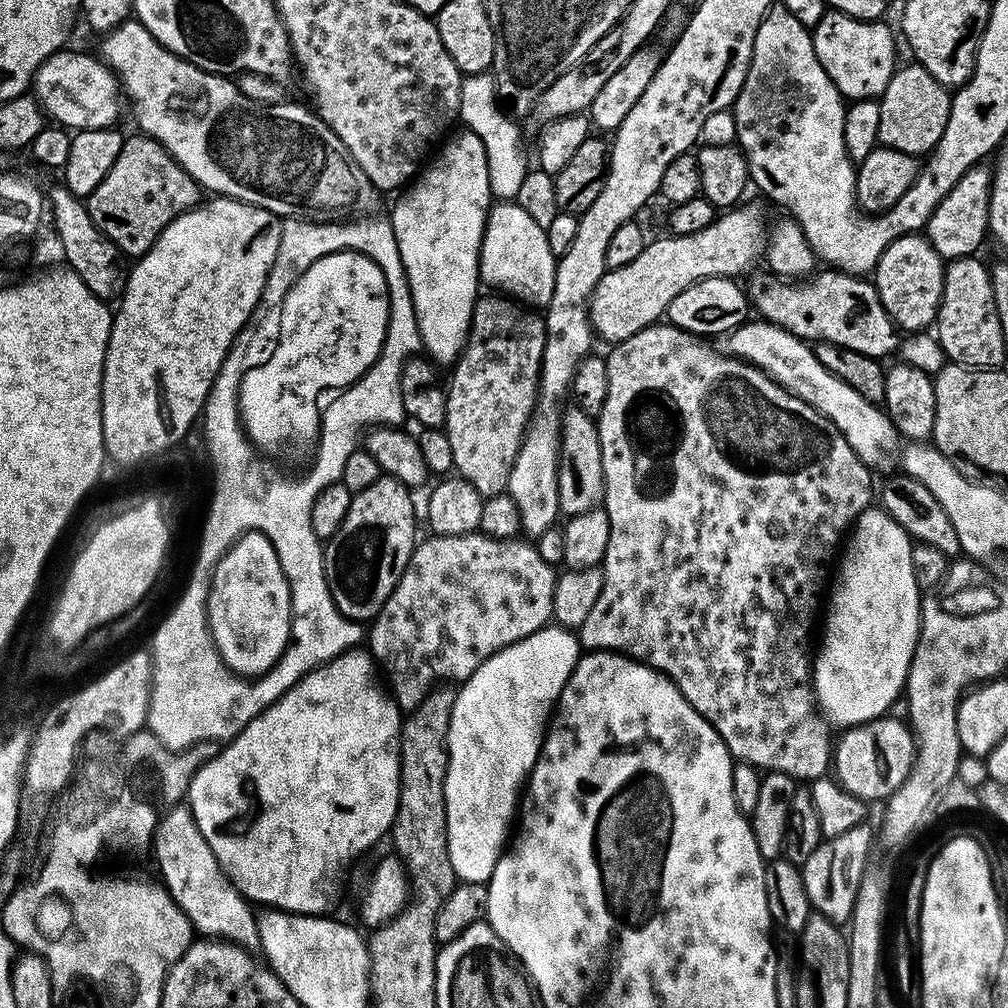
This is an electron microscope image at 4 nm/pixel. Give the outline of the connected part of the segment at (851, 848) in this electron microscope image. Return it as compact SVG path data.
M867 823L854 826L850 830L846 830L846 834L838 834L821 839L818 850L814 850L814 854L810 854L810 858L806 858L806 862L802 866L804 873L804 881L806 882L806 894L812 903L813 913L822 915L827 920L832 921L837 926L844 926L849 923L854 910L855 898L858 895L859 883L862 881L863 870L872 852L872 836L874 840L874 832L868 829Z

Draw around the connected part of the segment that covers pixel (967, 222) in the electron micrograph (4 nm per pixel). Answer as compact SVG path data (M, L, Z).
M981 162L968 171L930 214L926 238L946 262L961 260L964 256L976 256L984 236L986 240L989 235L988 203L992 189L992 168L986 165L987 163Z

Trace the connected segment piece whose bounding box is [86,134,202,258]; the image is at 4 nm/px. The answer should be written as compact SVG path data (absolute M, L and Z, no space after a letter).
M143 134L135 135L125 139L114 166L110 166L110 174L106 174L86 198L94 226L98 226L117 252L131 258L139 258L148 252L174 217L195 208L202 200L200 185L178 166L157 140Z

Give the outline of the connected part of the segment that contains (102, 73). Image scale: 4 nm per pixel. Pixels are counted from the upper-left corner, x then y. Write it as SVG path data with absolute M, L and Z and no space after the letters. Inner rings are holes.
M63 48L39 67L32 92L45 113L61 127L80 131L113 127L120 114L122 89L116 75L99 57Z

